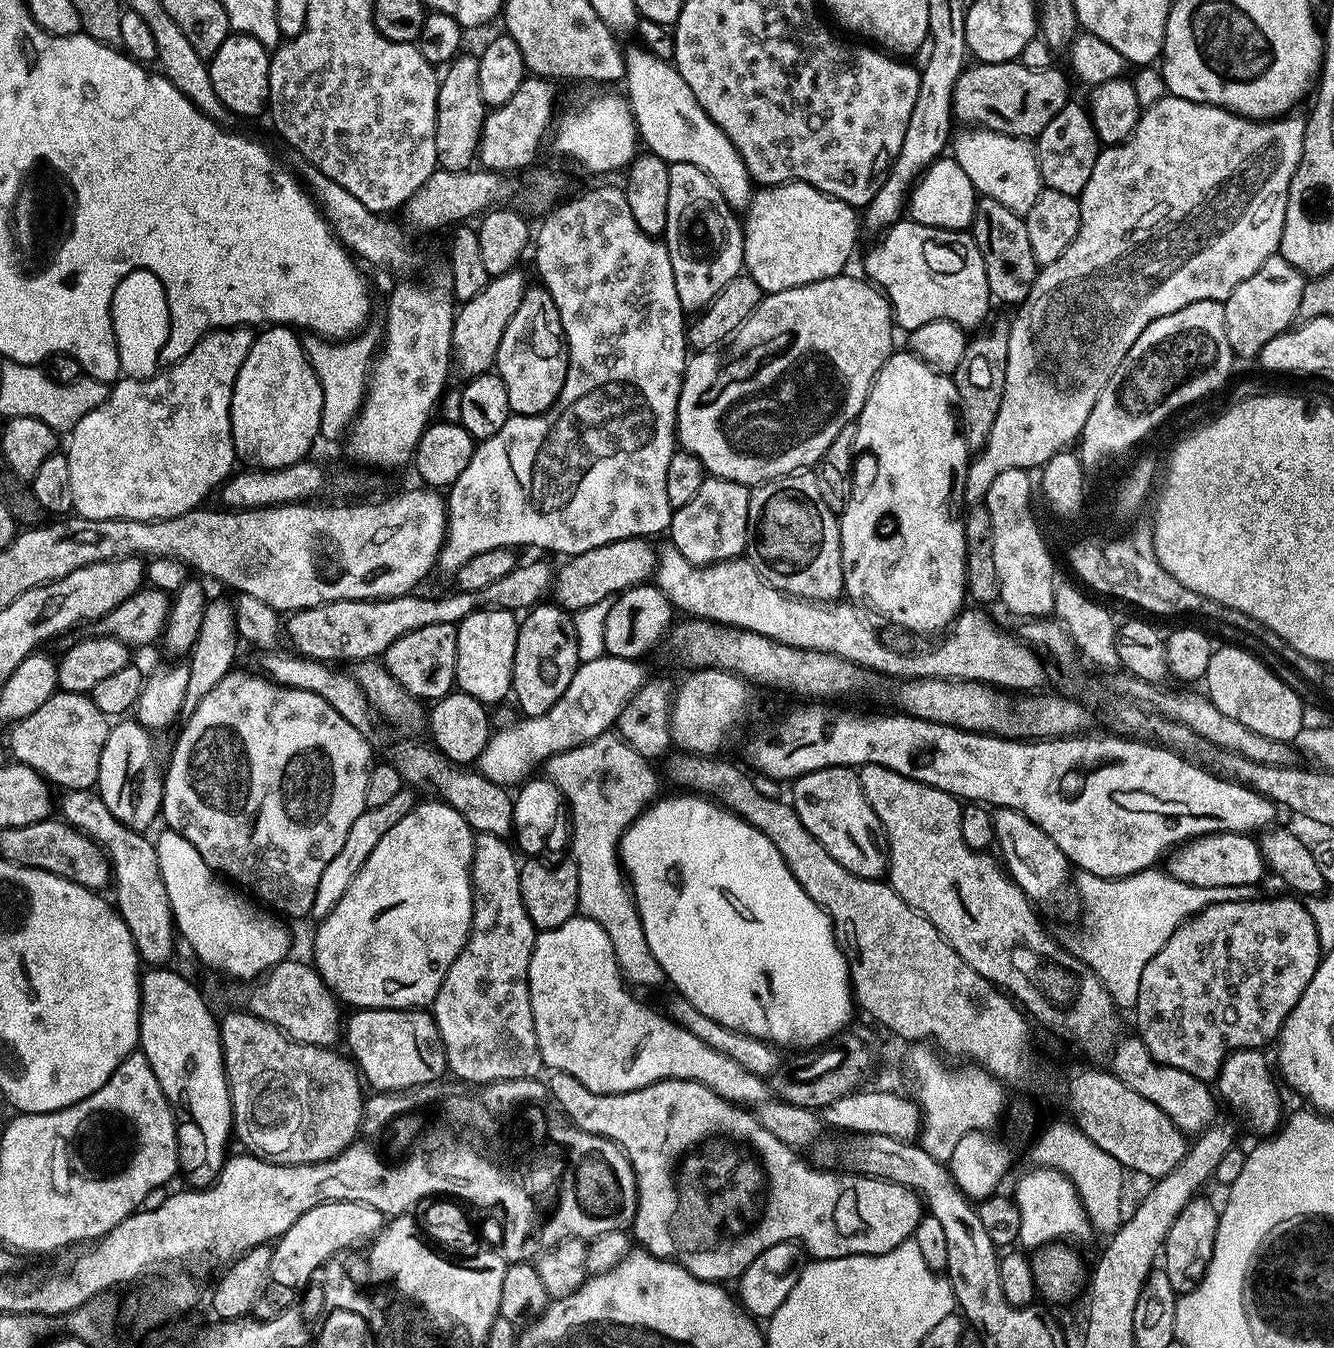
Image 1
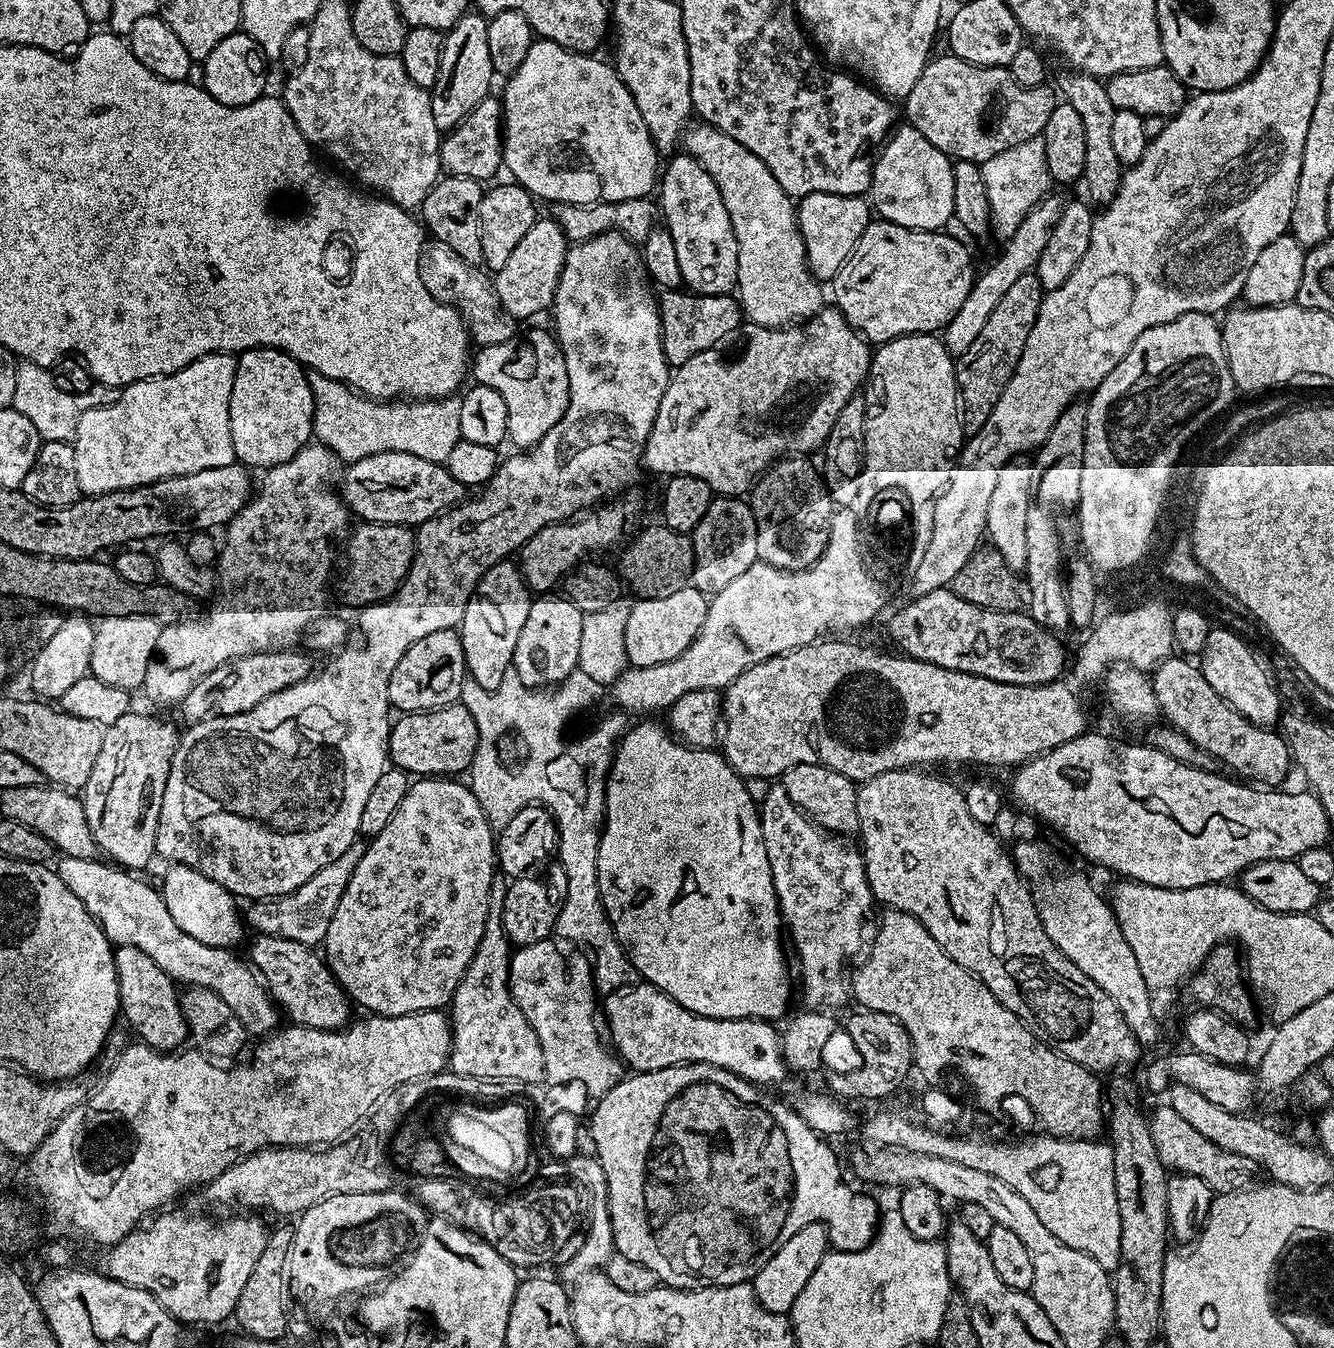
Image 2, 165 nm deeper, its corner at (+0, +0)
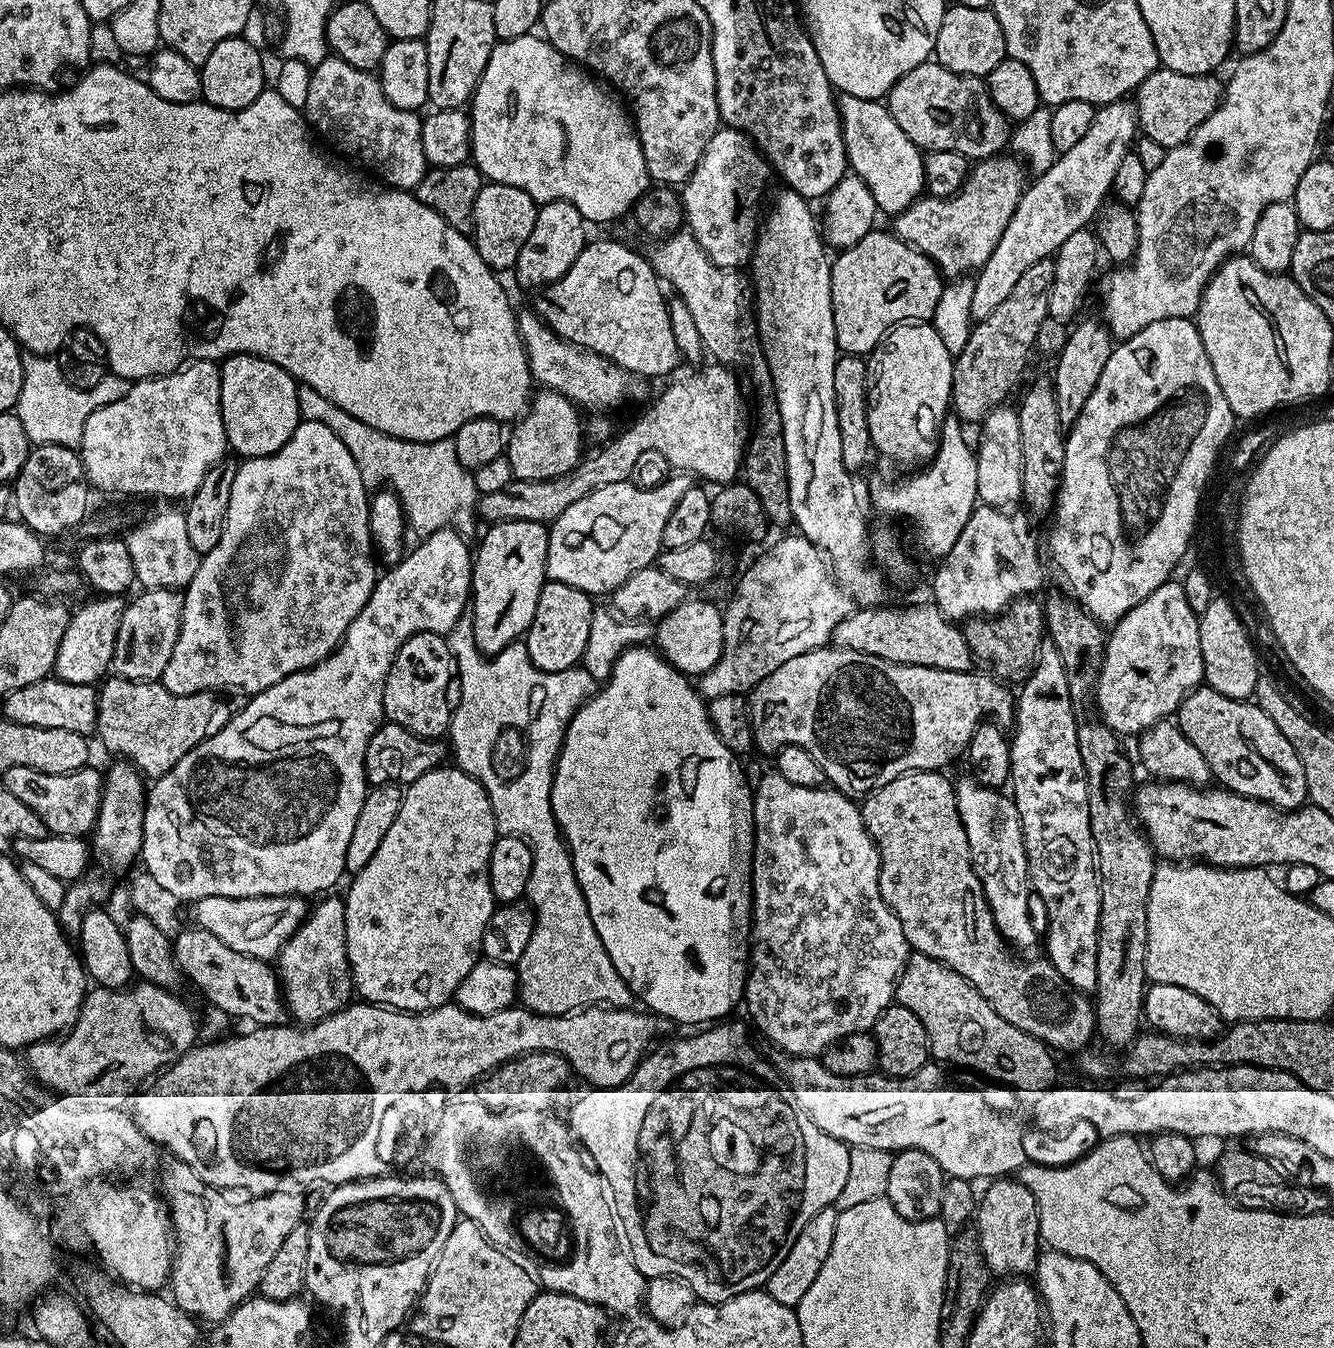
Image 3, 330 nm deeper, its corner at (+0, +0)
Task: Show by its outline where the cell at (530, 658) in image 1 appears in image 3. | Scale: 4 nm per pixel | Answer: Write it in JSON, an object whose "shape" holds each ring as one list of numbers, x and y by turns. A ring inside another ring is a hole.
{"shape":[[545,582,538,594,538,610,534,614,534,622,526,633,532,664,544,672,561,672,577,667,584,658,586,638,590,638,590,618,593,611,594,600,589,593,562,582]]}

